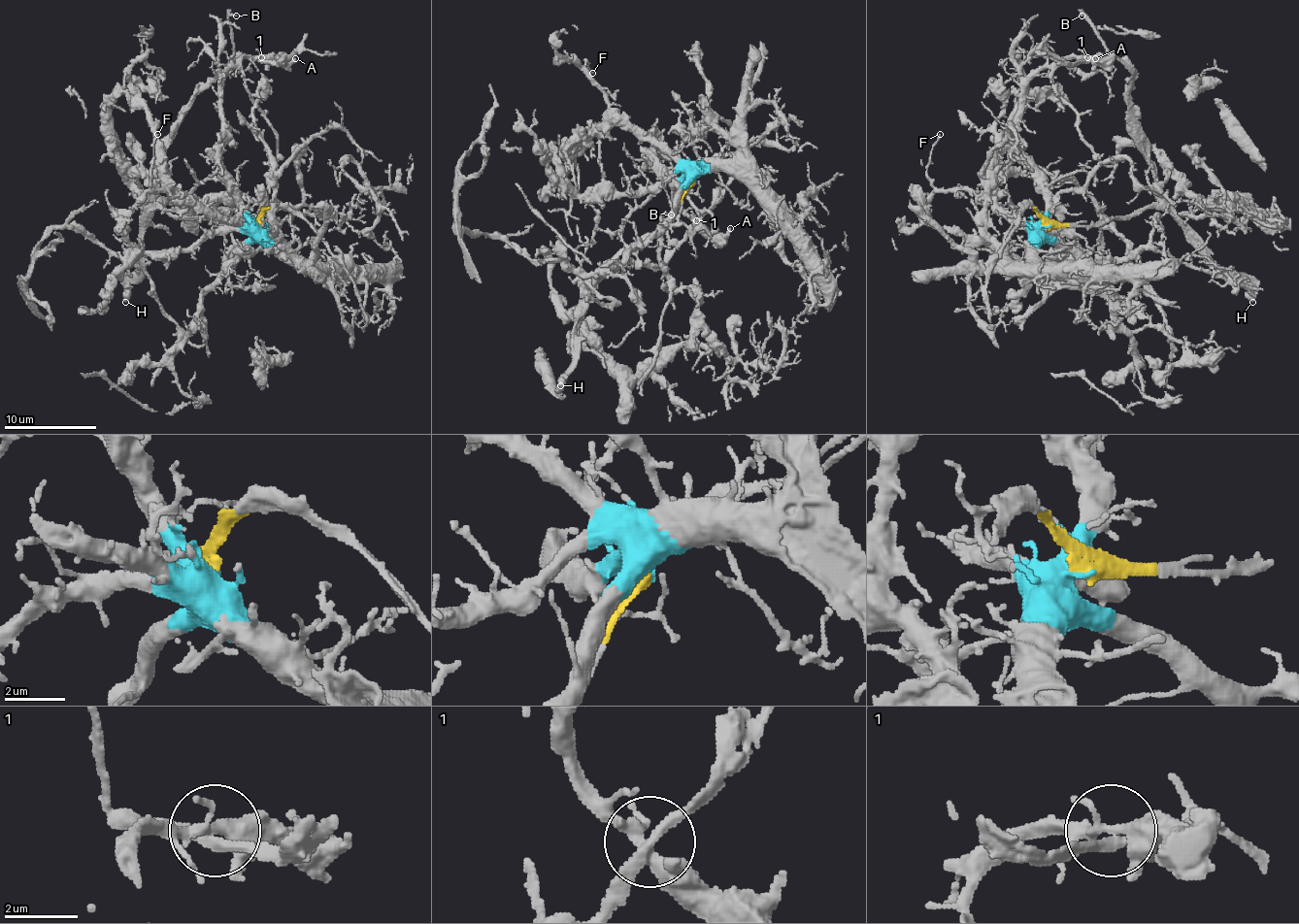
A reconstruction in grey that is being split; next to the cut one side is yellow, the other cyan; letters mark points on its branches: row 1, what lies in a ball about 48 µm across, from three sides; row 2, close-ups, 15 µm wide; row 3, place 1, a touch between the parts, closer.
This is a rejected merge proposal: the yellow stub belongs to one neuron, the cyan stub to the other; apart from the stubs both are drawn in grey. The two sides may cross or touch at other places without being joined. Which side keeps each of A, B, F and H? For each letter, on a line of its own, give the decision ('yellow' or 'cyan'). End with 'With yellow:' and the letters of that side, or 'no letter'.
A: cyan
B: yellow
F: cyan
H: yellow
With yellow: B, H

